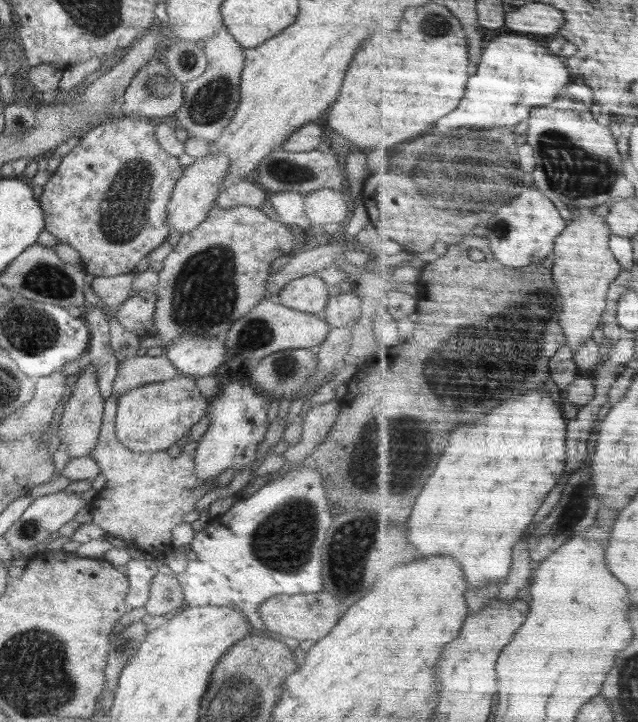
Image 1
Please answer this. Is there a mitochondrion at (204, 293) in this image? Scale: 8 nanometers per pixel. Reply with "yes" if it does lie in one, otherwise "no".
yes

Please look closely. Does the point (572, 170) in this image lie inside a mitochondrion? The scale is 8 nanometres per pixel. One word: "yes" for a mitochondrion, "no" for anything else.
yes

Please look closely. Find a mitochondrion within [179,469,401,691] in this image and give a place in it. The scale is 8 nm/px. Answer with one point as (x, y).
(275, 542)

